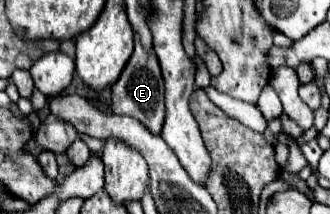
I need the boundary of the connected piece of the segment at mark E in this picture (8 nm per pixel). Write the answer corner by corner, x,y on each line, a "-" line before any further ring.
135,34
135,50
133,50
129,62
125,64
125,68
123,68
117,84
113,84
111,92
113,92
111,110
115,114
133,116
133,118
141,120
141,124
145,124
151,132
155,132
155,134
161,132
163,118
165,118
163,78
161,78
161,70
159,70
159,62
157,62
155,52
153,50
145,50
137,34

